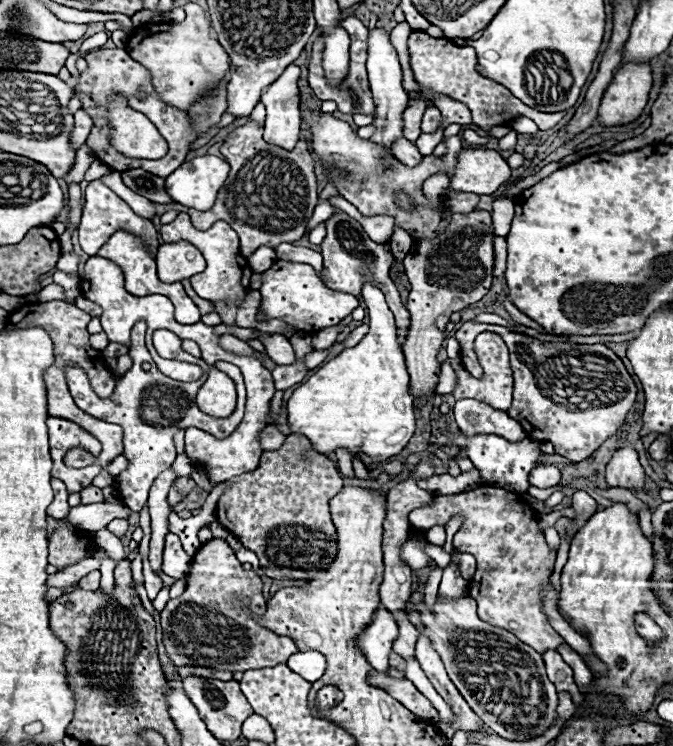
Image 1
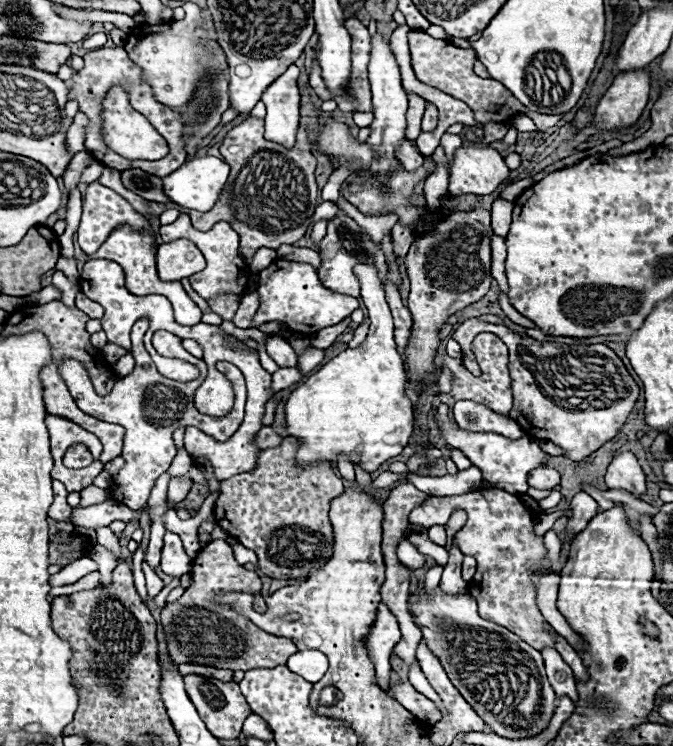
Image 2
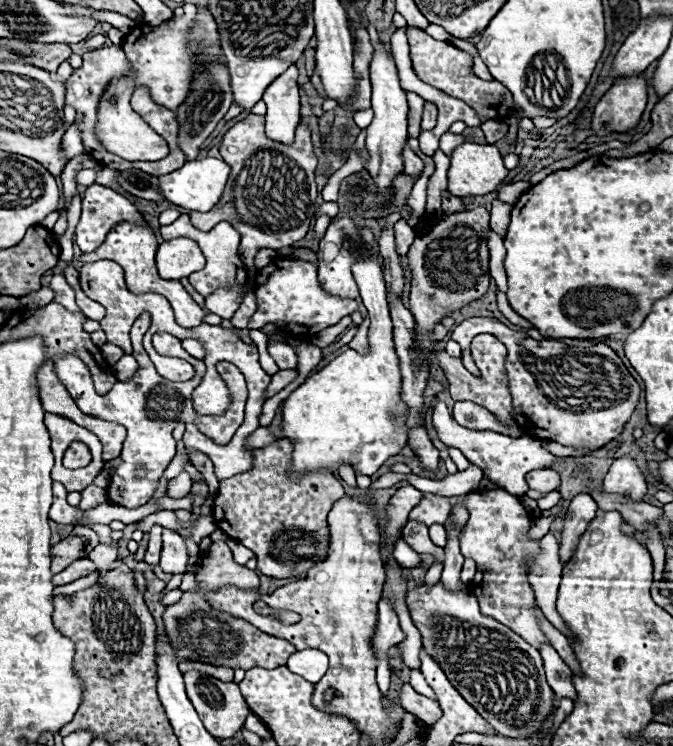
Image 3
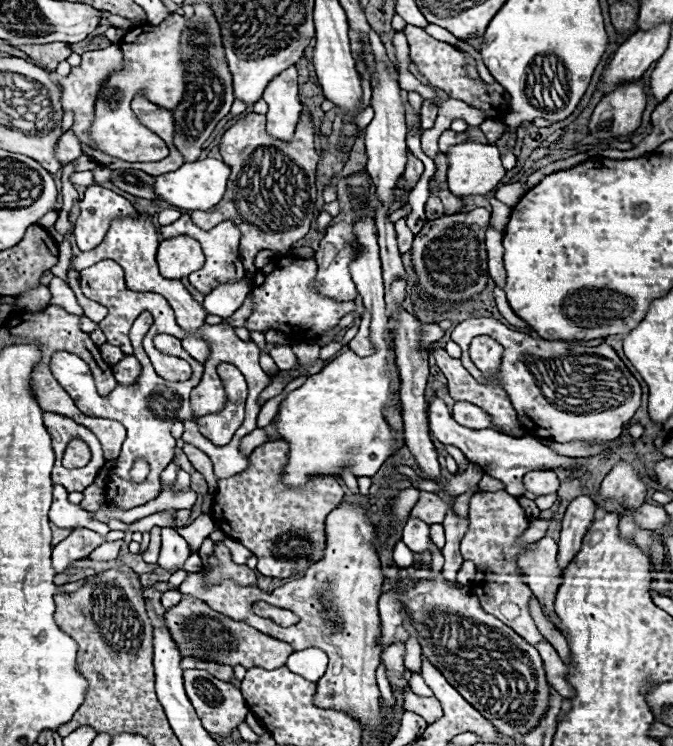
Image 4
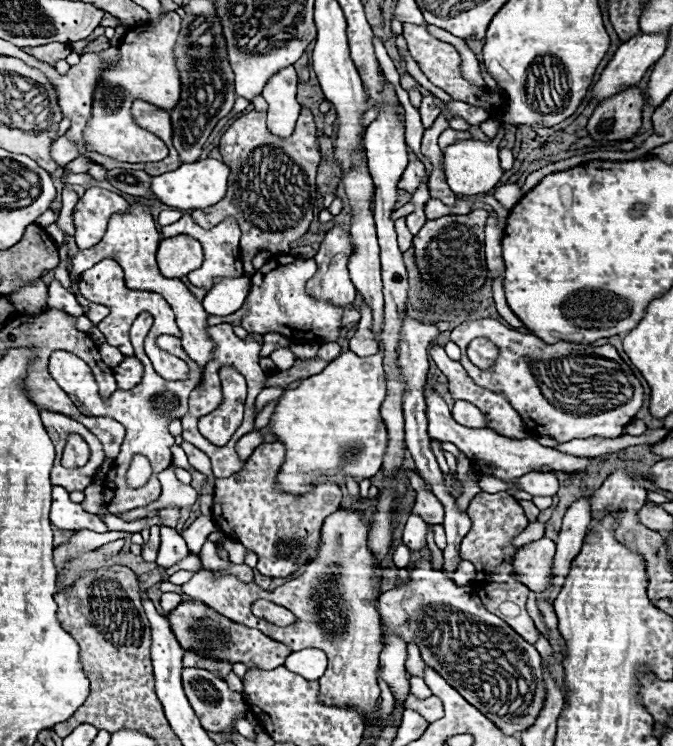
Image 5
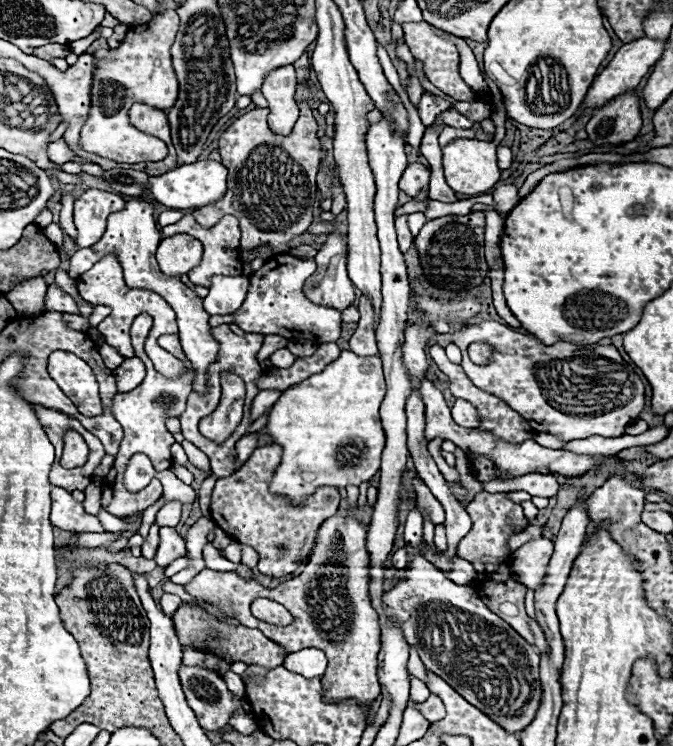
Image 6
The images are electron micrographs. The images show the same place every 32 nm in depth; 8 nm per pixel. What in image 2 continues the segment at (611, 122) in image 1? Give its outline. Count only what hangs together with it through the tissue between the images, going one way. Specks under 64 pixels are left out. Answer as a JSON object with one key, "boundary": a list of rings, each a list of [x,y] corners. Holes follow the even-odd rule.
{"boundary":[[[634,68],[616,74],[596,108],[594,126],[606,132],[612,128],[626,128],[634,124],[648,102],[648,92],[648,68]]]}

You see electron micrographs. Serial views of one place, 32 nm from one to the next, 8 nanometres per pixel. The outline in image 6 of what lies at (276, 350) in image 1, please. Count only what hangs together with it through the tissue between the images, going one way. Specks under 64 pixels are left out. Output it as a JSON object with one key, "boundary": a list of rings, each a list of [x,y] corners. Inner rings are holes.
{"boundary":[[[280,348],[280,350],[276,350],[272,356],[270,356],[270,360],[272,360],[272,364],[274,366],[290,366],[290,362],[294,362],[294,354],[288,350],[288,348]]]}

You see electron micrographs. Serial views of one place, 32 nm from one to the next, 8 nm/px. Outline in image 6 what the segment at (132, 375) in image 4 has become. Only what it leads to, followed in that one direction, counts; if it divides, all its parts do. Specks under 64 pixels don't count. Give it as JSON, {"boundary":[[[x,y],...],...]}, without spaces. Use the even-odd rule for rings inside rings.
{"boundary":[[[124,358],[124,362],[114,370],[114,376],[120,392],[132,390],[144,378],[144,364],[140,358]]]}

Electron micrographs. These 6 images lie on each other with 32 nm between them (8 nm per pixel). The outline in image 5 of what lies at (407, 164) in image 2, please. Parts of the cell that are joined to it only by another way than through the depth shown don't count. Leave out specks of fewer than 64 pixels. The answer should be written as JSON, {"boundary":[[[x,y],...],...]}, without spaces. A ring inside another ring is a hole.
{"boundary":[[[410,160],[408,162],[408,166],[406,166],[406,170],[404,170],[404,174],[402,174],[402,180],[400,180],[400,188],[402,190],[406,190],[406,192],[414,192],[416,188],[418,188],[418,184],[422,182],[422,178],[424,178],[424,164],[420,162],[420,160]]]}

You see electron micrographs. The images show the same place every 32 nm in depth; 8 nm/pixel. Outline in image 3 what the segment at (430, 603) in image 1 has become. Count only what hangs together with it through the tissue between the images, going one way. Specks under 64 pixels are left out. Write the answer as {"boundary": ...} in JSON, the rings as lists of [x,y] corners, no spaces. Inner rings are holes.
{"boundary":[[[434,558],[433,565],[429,568],[425,576],[425,583],[430,586],[436,584],[441,578],[442,570],[443,563]]]}

